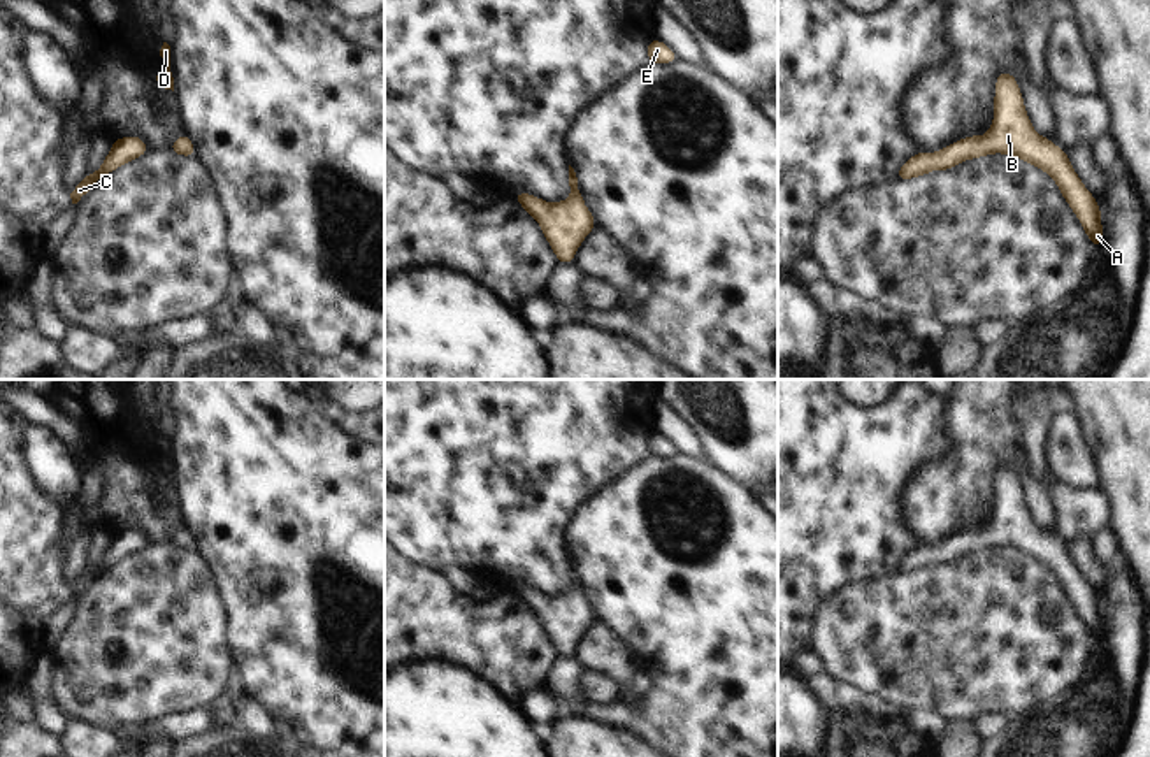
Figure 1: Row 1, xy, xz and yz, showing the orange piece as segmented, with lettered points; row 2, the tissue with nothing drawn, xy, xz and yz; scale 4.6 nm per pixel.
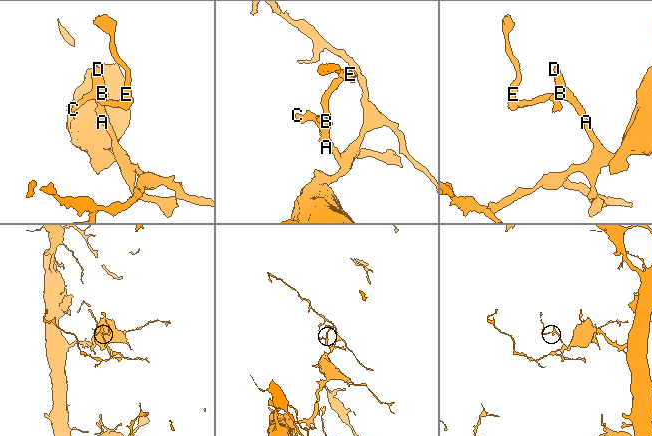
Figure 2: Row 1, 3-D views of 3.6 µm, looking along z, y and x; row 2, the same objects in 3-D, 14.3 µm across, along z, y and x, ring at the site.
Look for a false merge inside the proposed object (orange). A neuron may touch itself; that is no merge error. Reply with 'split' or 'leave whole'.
leave whole

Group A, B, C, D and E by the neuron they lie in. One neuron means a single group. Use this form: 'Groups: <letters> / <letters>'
Groups: A B C D E.

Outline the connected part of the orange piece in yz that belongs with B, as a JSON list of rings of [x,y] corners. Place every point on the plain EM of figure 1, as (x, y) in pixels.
[[[1006,464],[995,471],[994,513],[988,525],[964,530],[934,546],[920,544],[911,548],[899,560],[897,573],[908,574],[932,564],[950,564],[966,553],[994,546],[1017,550],[1048,567],[1082,616],[1092,641],[1104,636],[1101,599],[1075,566],[1067,544],[1034,523],[1018,474]]]

